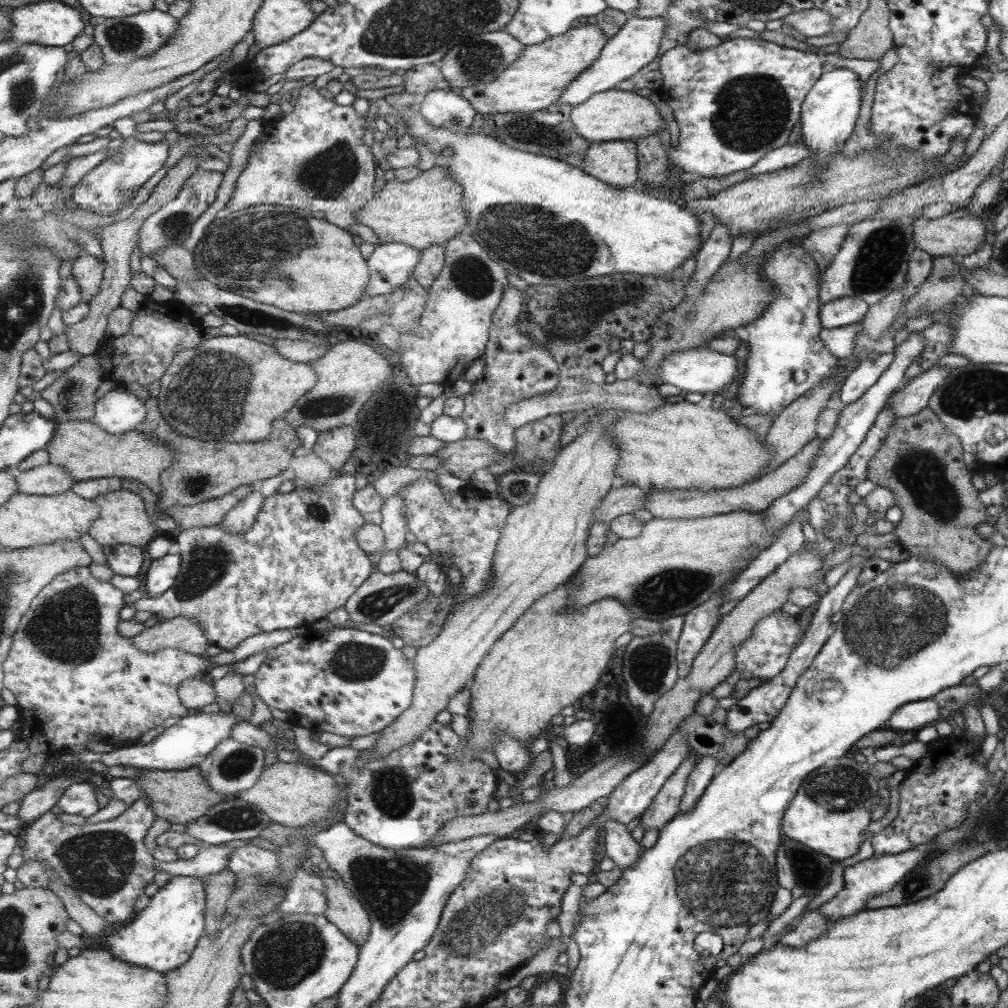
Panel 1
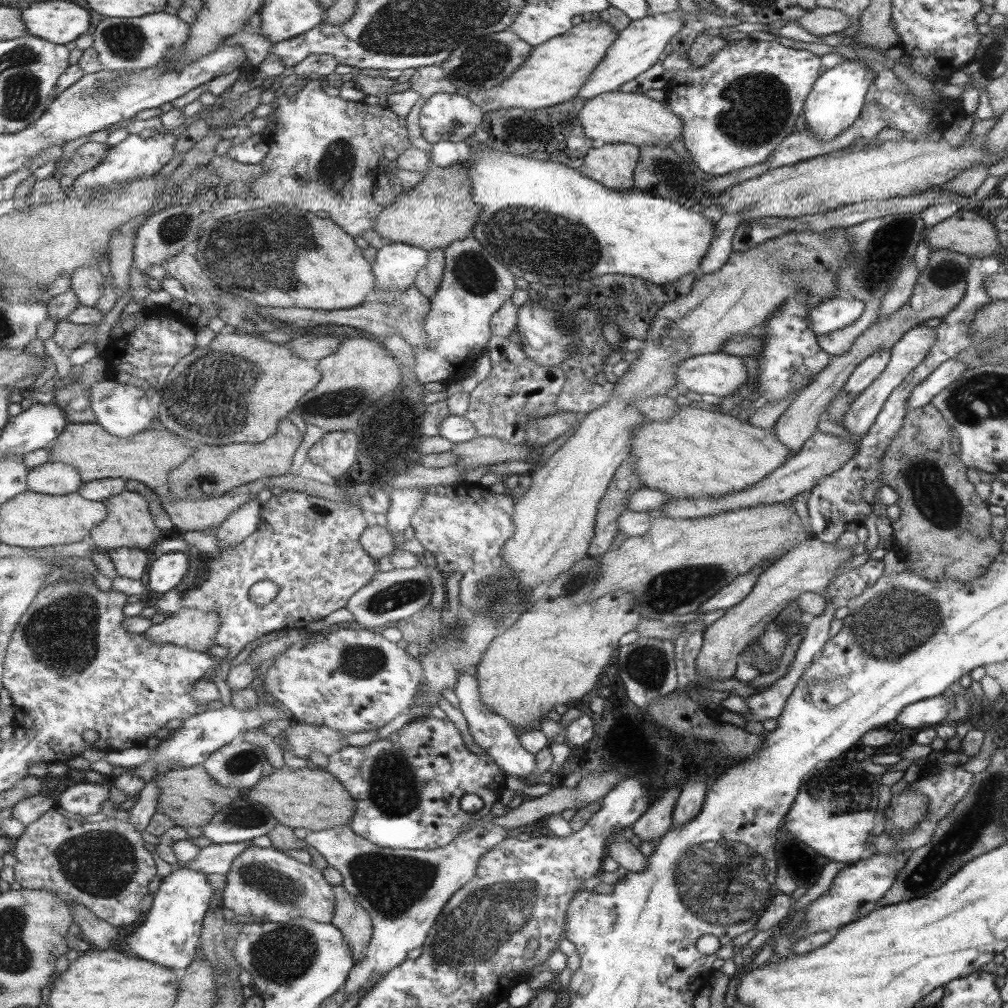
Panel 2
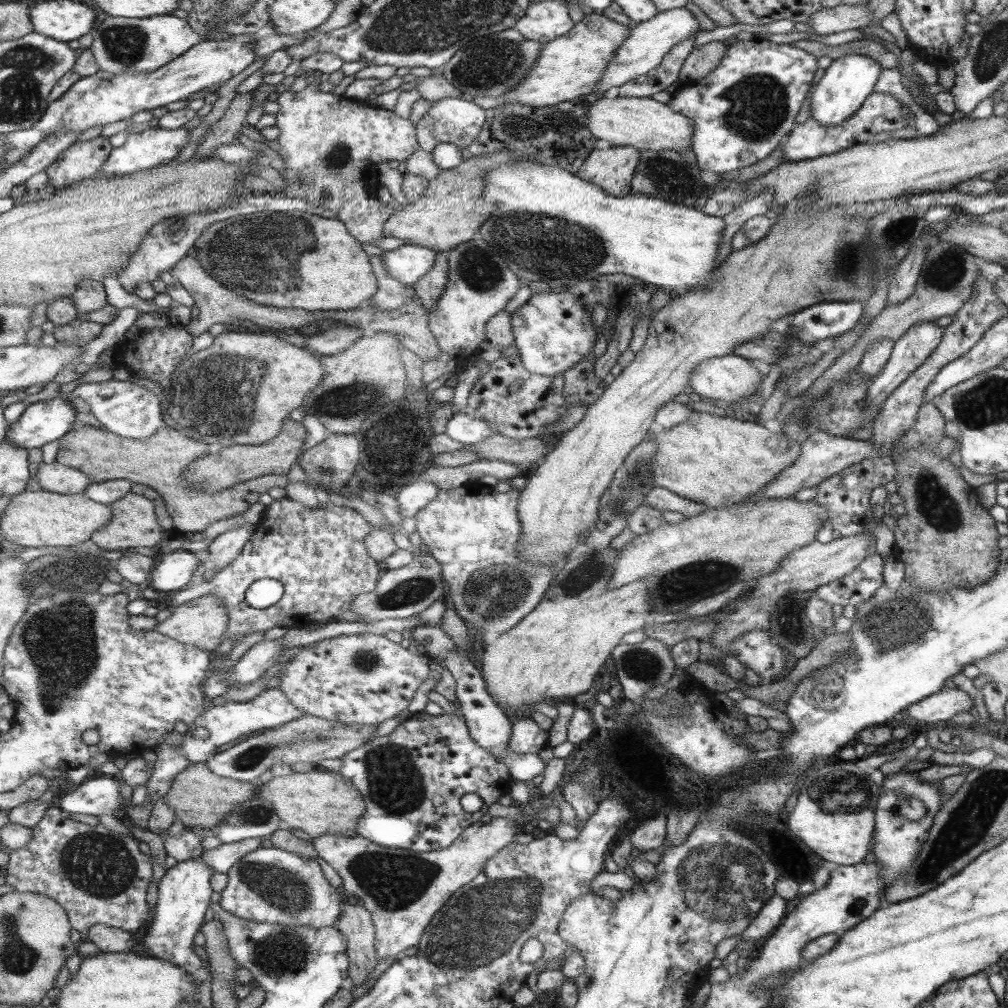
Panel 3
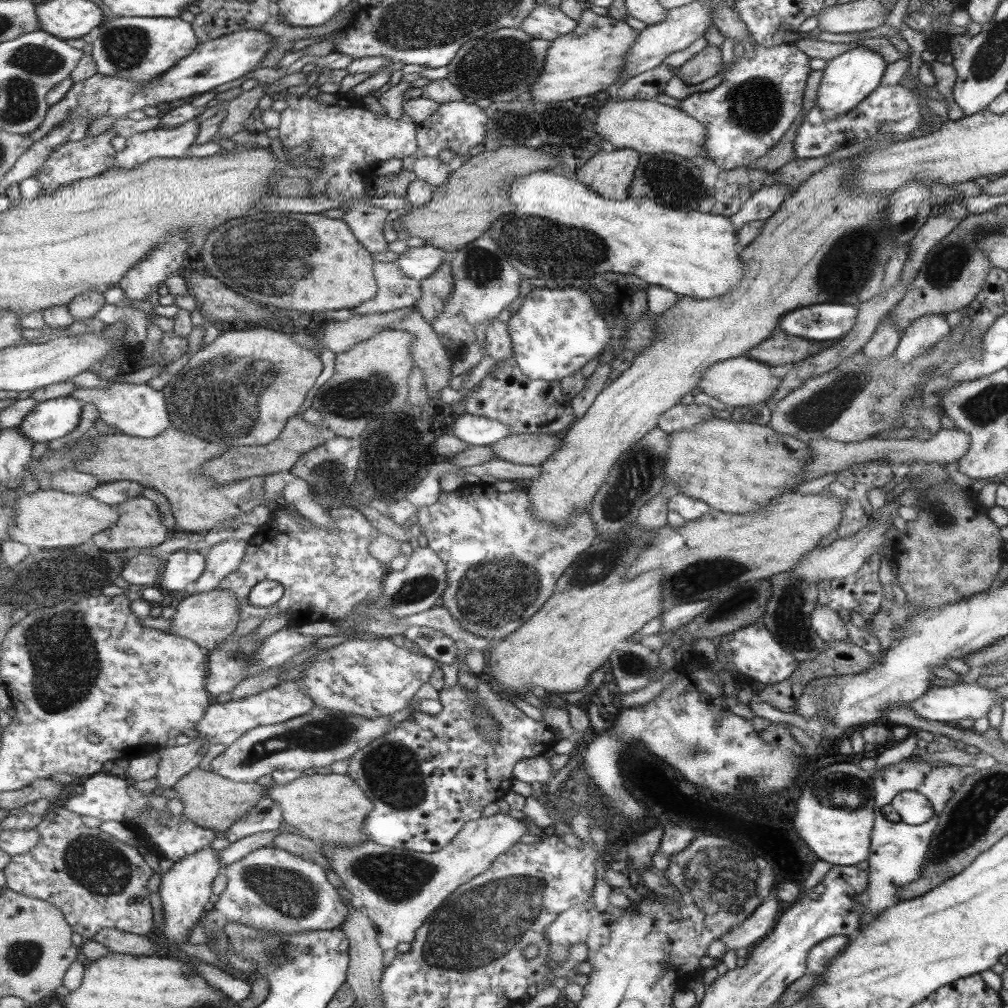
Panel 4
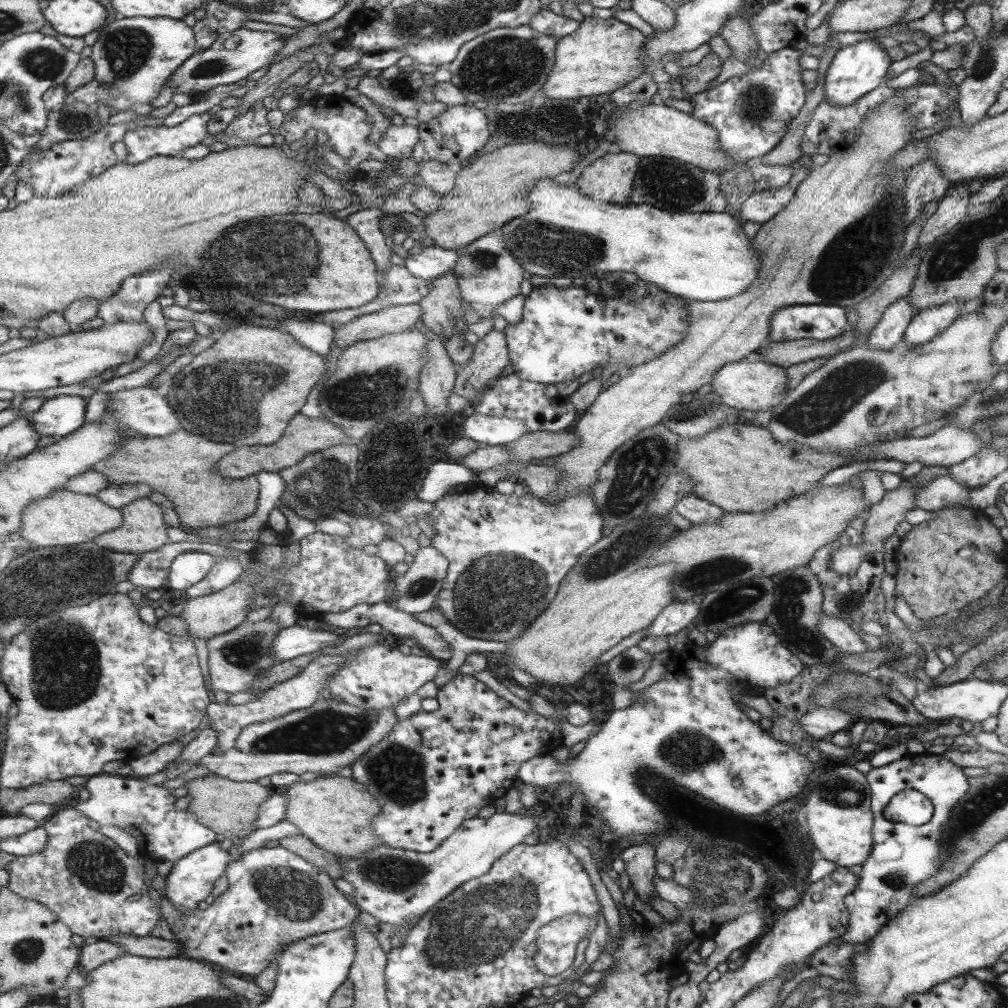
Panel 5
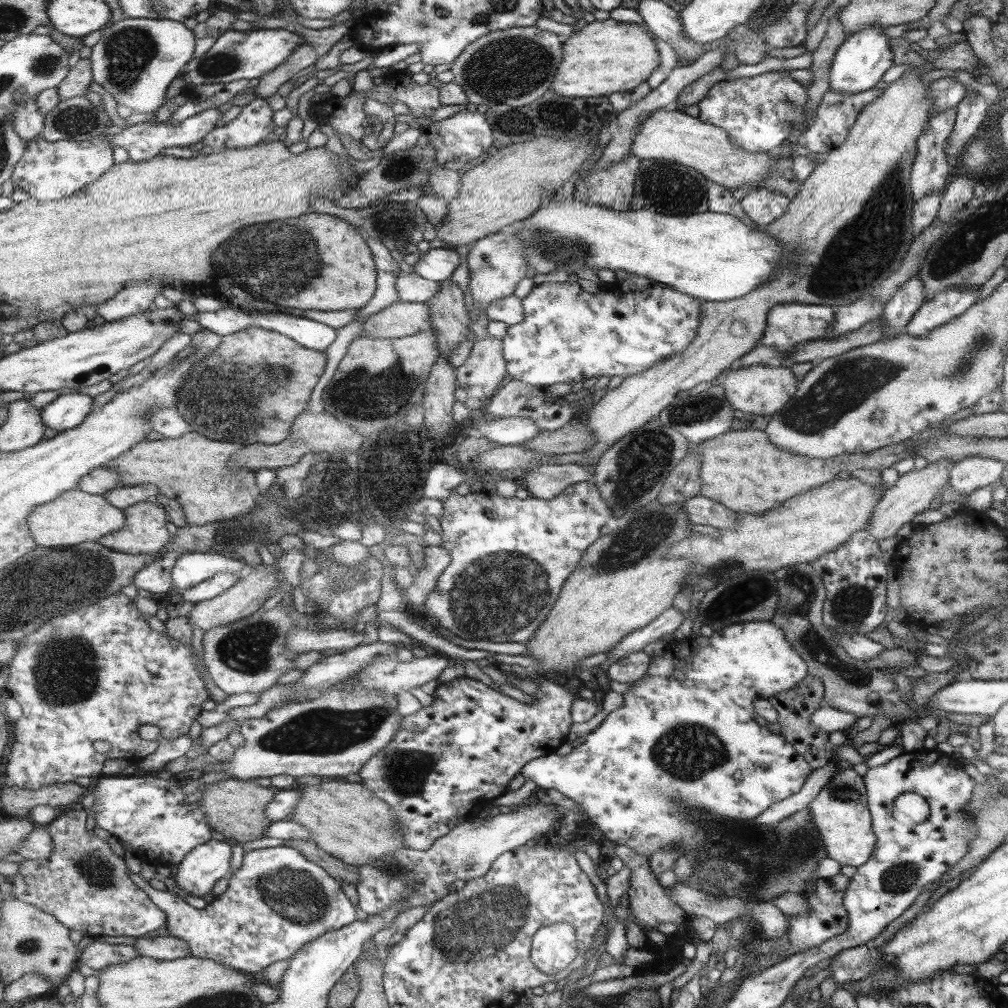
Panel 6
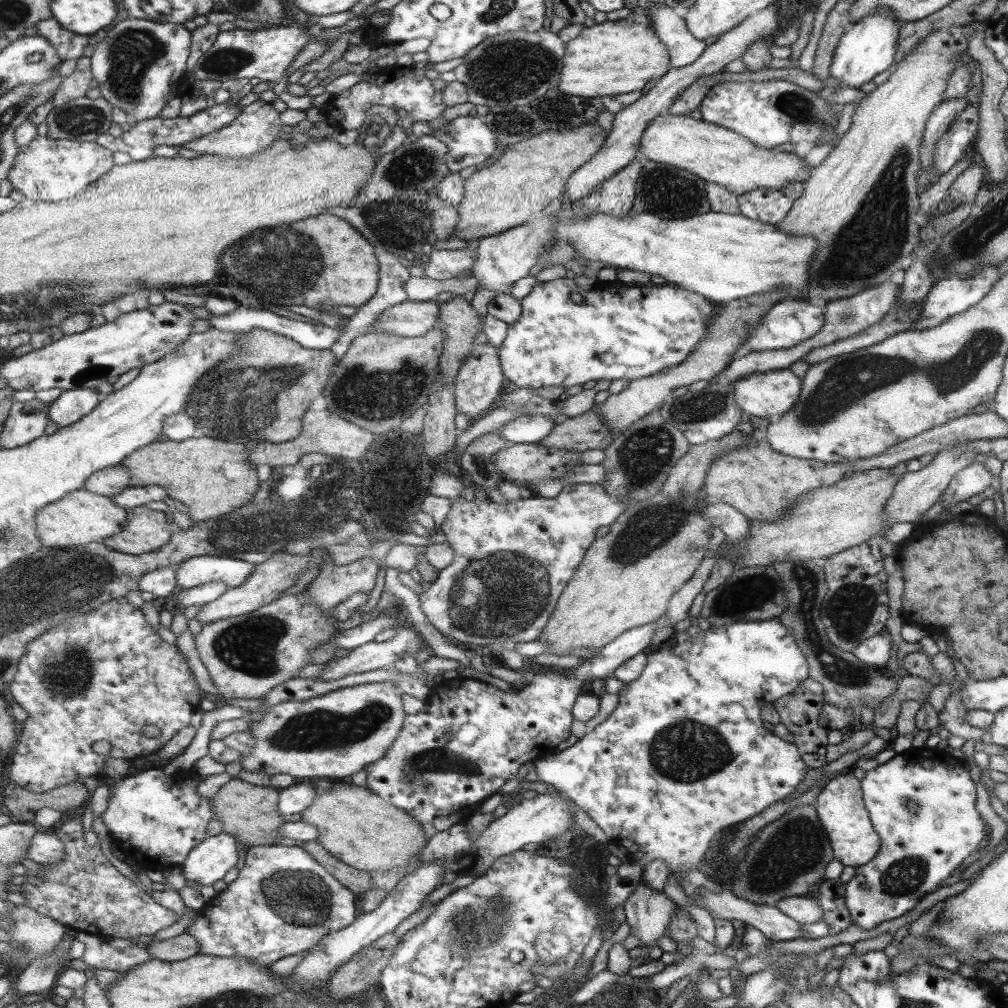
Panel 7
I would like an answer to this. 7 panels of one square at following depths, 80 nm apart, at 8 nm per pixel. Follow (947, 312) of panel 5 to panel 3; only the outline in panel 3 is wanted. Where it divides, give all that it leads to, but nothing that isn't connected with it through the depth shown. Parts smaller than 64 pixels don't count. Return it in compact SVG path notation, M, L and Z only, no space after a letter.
M933 320L921 321L910 326L907 332L903 334L893 346L892 353L888 361L884 365L881 372L877 373L868 383L868 395L866 398L866 410L864 410L865 417L877 414L879 406L887 398L887 395L897 388L911 372L913 372L924 360L929 357L929 354L935 350L941 341L943 335L943 327L939 327Z

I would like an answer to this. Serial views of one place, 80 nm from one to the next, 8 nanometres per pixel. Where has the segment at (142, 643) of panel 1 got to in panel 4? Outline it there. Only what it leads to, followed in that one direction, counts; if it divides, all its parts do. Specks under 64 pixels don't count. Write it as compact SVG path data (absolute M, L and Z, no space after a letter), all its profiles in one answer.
M217 589L201 594L188 594L177 606L169 633L194 640L205 650L211 651L226 641L241 622L240 598L232 590Z

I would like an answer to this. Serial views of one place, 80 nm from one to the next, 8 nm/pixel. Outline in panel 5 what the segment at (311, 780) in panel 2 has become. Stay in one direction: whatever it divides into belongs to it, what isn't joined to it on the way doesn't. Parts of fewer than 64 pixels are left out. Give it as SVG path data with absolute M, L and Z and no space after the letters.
M319 776L313 782L300 780L288 788L275 791L283 791L290 798L286 820L295 824L306 838L338 857L361 858L370 850L386 844L373 828L383 805L353 776Z

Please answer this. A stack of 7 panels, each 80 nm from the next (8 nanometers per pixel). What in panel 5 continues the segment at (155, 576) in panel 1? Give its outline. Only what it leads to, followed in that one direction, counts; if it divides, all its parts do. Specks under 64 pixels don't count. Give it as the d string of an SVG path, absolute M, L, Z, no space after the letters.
M186 552L178 556L171 567L169 586L175 590L187 590L205 580L211 569L220 561L218 556L203 552Z

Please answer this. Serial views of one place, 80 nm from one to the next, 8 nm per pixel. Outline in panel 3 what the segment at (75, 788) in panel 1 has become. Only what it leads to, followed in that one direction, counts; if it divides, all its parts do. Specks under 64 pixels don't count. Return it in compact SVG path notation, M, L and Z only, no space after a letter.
M99 774L85 780L74 791L66 792L60 807L73 814L113 815L117 810L126 809L119 788L121 782L118 776Z

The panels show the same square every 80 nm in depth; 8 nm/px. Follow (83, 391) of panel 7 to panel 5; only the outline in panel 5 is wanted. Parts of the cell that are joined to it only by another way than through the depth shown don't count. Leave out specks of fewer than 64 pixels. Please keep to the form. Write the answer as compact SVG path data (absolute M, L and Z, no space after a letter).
M58 395L50 398L35 412L32 421L43 435L62 438L72 435L84 426L88 398L76 395Z

